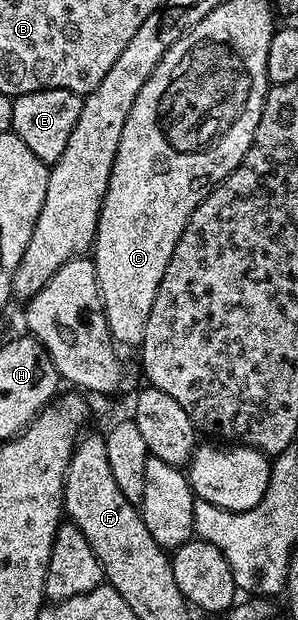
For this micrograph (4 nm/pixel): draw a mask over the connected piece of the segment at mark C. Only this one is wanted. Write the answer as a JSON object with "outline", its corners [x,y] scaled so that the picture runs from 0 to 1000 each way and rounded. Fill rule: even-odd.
{"outline":[[[742,66],[735,73],[755,82],[762,89],[755,97],[775,103],[779,111],[762,116],[762,124],[742,124],[742,137],[715,137],[715,179],[688,179],[695,189],[674,208],[775,211],[775,221],[708,221],[708,227],[674,237],[668,256],[601,253],[574,247],[547,221],[534,223],[540,215],[527,215],[527,208],[510,203],[520,197],[530,155],[520,147],[500,144],[480,144],[477,155],[453,169],[453,179],[440,182],[440,194],[426,194],[423,208],[406,211],[406,227],[372,269],[386,282],[362,289],[359,311],[346,316],[346,337],[332,342],[332,369],[319,374],[312,397],[332,474],[346,477],[346,500],[359,510],[359,524],[372,529],[372,542],[389,552],[477,552],[487,521],[500,521],[500,502],[513,502],[513,482],[554,444],[554,431],[567,431],[567,418],[648,340],[708,313],[721,300],[742,297],[812,263],[815,252],[842,242],[856,226],[856,206],[876,192],[876,179],[903,142],[896,95],[842,95],[842,108],[836,108],[822,102],[822,92],[792,92],[782,66]]]}

